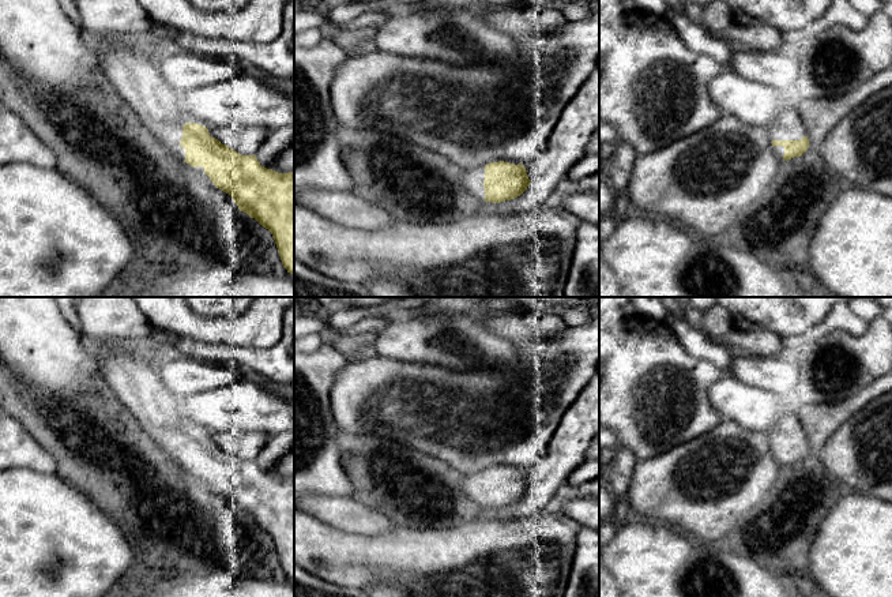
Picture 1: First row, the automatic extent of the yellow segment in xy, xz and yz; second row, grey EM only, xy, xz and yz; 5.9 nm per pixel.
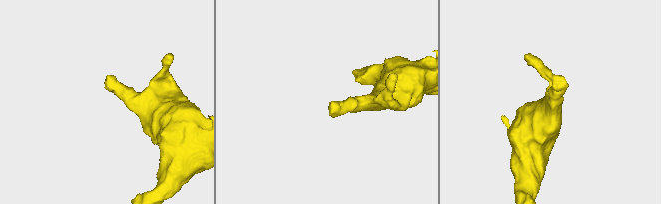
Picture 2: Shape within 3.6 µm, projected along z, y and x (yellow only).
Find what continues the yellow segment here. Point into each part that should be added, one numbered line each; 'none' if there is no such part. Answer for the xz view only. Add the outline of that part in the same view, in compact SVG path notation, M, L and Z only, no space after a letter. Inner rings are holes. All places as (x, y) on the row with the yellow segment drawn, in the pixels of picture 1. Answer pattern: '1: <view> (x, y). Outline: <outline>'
1: xz (473, 183). Outline: M481 165L478 168L466 170L466 176L462 184L467 192L470 192L481 202L485 202L483 180L485 180L485 165Z

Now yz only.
1: yz (791, 128). Outline: M794 109L786 110L783 121L772 132L772 140L799 140L806 136L799 114Z

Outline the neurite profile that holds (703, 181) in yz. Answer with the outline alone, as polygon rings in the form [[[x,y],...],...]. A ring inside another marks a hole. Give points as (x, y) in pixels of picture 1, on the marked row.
[[[722,114],[712,125],[633,162],[628,196],[644,213],[667,218],[696,236],[722,239],[735,218],[763,196],[779,172],[779,161],[765,128]]]

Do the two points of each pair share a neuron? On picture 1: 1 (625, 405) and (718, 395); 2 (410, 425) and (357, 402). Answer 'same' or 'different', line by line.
1: different
2: same

